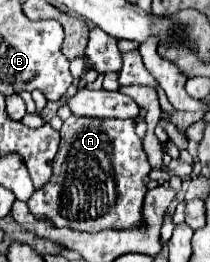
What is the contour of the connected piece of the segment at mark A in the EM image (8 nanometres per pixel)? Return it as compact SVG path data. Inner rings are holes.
M70 116L60 128L60 148L52 162L52 180L42 190L36 190L28 200L28 208L36 218L48 218L58 228L72 228L78 232L100 232L106 228L126 230L142 220L142 202L146 194L144 176L150 174L150 164L142 148L142 140L134 132L136 122L118 118L84 118Z

